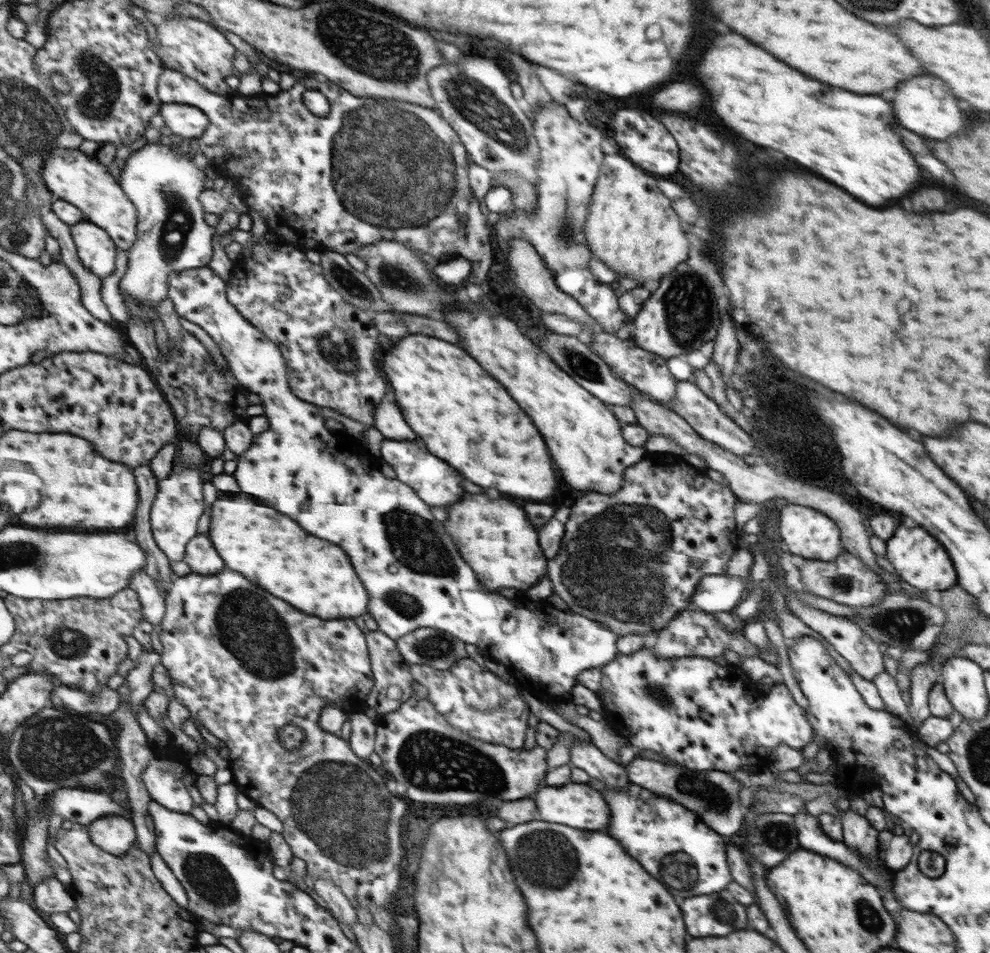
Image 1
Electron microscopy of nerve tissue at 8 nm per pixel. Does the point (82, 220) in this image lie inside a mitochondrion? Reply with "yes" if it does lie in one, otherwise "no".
no

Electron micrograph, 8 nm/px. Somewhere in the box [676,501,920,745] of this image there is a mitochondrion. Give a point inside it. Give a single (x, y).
(840, 583)

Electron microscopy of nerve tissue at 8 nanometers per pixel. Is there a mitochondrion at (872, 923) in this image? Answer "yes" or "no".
yes

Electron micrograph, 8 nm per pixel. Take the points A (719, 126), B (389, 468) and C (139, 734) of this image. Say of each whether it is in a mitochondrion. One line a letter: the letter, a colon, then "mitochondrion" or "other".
A: other
B: other
C: other

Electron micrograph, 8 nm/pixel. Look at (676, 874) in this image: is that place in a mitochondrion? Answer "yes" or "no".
yes

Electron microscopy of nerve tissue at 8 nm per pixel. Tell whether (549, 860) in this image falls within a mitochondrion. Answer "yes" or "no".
yes

